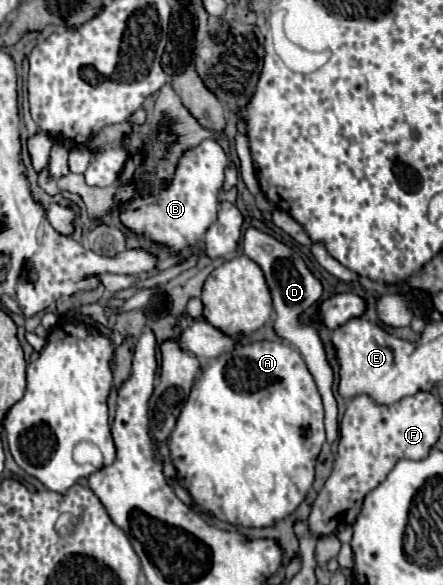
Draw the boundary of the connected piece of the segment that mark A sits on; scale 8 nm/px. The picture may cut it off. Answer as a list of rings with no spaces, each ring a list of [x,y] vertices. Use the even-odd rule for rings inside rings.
[[[256,341],[256,343],[248,343],[248,345],[240,345],[228,353],[222,353],[218,357],[214,357],[206,369],[200,371],[200,375],[194,379],[192,391],[188,395],[188,401],[184,403],[178,419],[176,419],[176,427],[170,435],[170,455],[172,455],[172,463],[178,471],[178,479],[182,481],[182,485],[186,487],[186,491],[190,493],[190,497],[194,499],[196,505],[200,505],[204,511],[212,513],[216,519],[232,523],[232,525],[242,525],[242,527],[264,527],[264,525],[272,525],[278,519],[284,519],[286,515],[290,515],[306,497],[308,489],[312,487],[314,481],[314,465],[318,459],[318,453],[324,445],[324,407],[322,407],[322,399],[320,393],[316,389],[316,383],[312,381],[312,375],[302,359],[302,355],[290,347],[288,343],[282,341]]]

